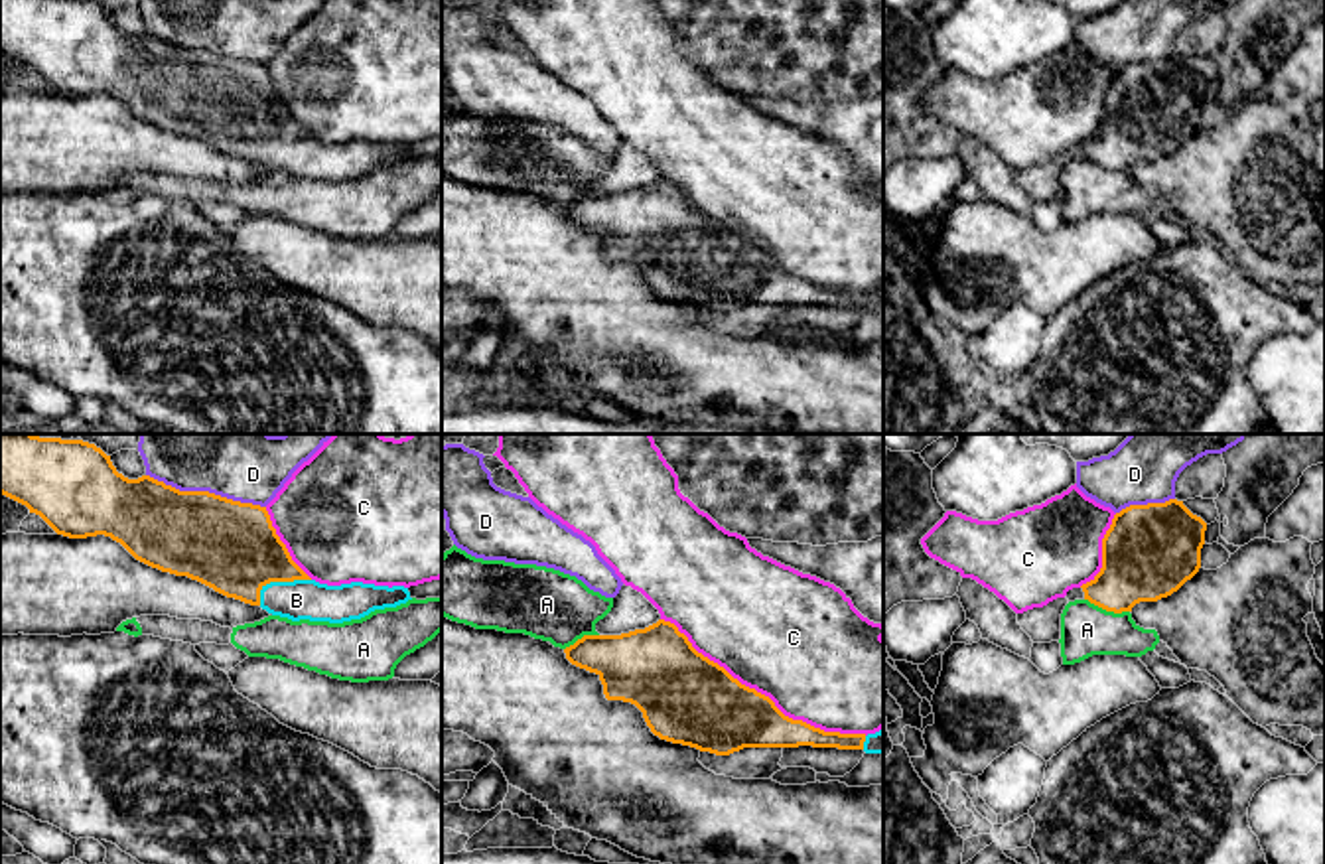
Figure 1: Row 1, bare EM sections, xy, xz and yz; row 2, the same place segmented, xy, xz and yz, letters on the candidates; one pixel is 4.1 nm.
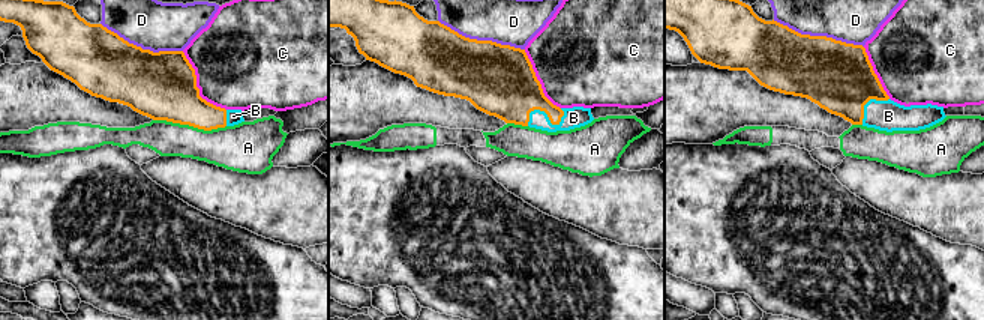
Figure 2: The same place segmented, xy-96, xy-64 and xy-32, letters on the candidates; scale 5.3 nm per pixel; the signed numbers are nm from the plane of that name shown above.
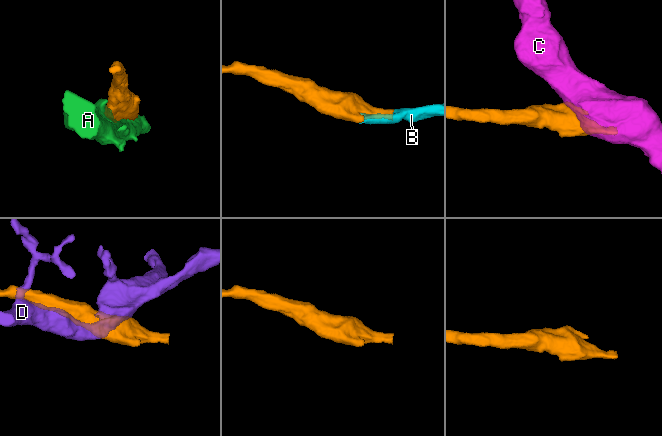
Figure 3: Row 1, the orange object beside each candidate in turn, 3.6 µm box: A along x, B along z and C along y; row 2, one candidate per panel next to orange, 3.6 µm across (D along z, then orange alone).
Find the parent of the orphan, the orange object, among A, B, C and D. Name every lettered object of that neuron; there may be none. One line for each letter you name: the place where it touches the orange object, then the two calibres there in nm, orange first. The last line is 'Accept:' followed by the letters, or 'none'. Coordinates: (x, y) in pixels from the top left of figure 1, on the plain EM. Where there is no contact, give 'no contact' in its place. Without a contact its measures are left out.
B: xy (278, 139) | 380/160 nm
Accept: B

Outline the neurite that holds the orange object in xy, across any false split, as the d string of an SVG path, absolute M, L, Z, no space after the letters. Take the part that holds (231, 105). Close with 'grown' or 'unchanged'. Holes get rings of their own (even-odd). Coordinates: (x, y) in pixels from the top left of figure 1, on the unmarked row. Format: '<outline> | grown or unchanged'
M0 0L0 51L39 73L57 93L110 95L152 126L187 134L292 180L343 181L412 158L404 144L319 142L292 118L266 65L209 49L179 49L150 34L128 37L89 0Z | grown

